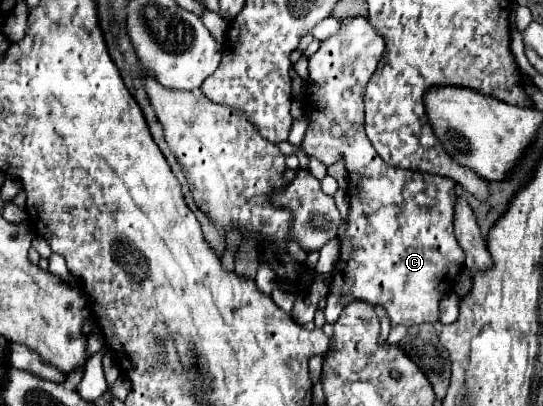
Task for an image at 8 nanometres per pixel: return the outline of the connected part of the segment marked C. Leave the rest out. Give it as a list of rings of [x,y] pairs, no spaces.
[[[363,16],[341,20],[339,30],[321,42],[319,50],[309,58],[309,78],[305,88],[305,114],[309,118],[309,128],[303,136],[303,152],[317,158],[325,166],[339,160],[345,162],[349,186],[349,216],[347,232],[341,240],[341,254],[329,278],[329,294],[325,306],[325,320],[335,324],[341,310],[351,300],[365,300],[373,306],[385,308],[391,326],[419,326],[425,322],[437,324],[439,302],[445,294],[453,290],[453,284],[463,268],[465,254],[453,232],[453,212],[455,212],[455,182],[445,176],[421,174],[395,168],[385,164],[375,152],[363,128],[363,94],[369,78],[377,70],[383,56],[385,42],[371,28],[369,20]]]

